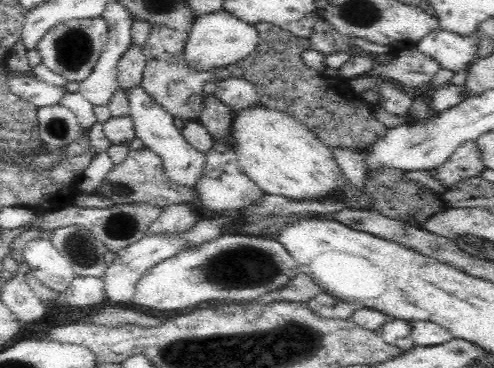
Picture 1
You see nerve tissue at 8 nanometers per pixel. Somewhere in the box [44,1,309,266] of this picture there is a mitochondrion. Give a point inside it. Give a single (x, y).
(72, 49)

